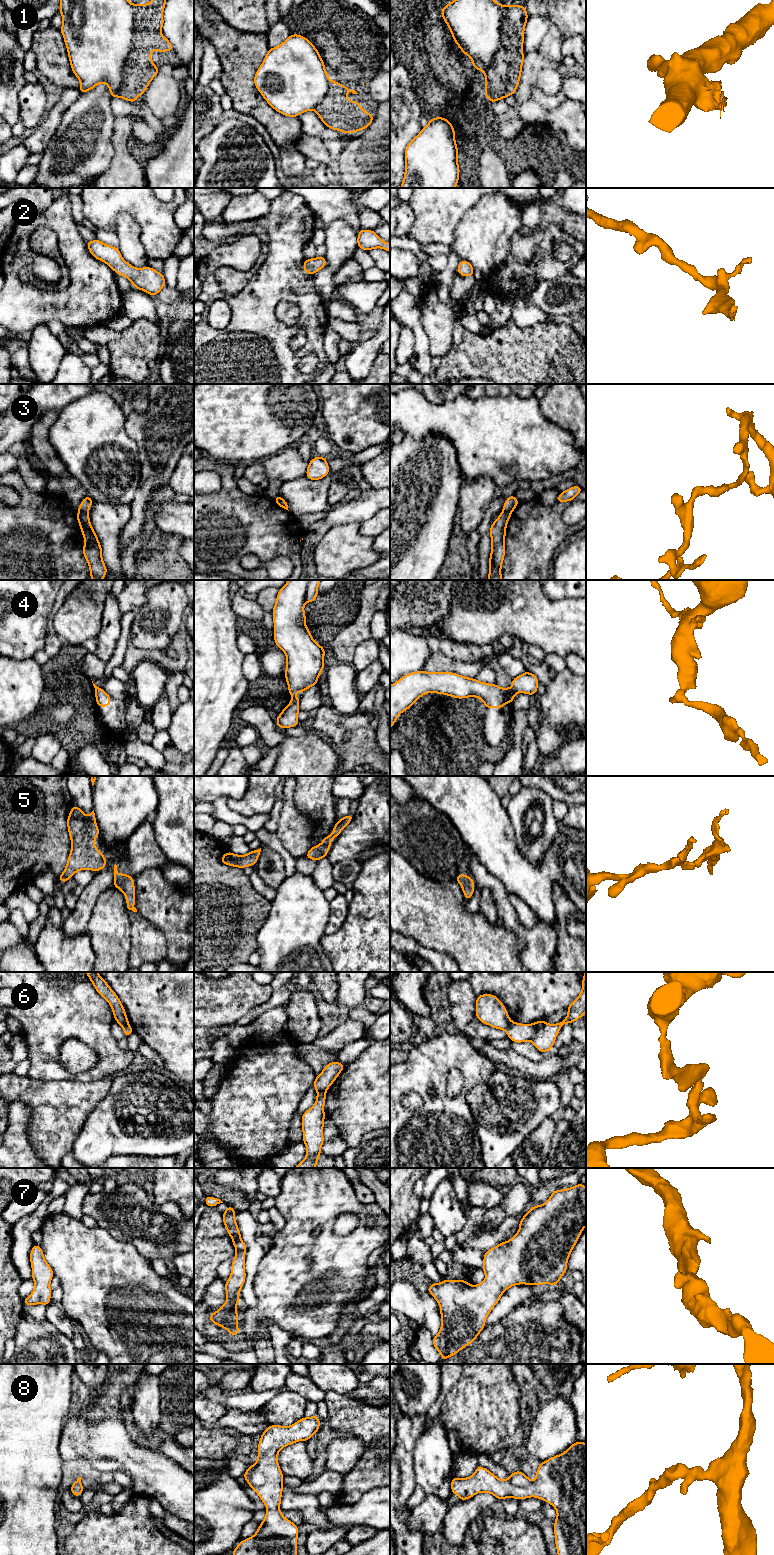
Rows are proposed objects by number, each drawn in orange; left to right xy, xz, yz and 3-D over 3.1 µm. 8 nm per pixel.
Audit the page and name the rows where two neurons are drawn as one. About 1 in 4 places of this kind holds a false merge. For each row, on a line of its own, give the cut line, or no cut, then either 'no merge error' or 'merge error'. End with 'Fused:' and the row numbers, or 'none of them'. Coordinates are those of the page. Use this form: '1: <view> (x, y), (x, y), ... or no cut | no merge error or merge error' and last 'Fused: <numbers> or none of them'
1: xy (131, 4), (133, 44), (125, 61), (116, 96) | merge error
2: no cut | no merge error
3: xy (78, 511), (87, 514) | merge error
4: xz (291, 701), (297, 703) | merge error
5: no cut | no merge error
6: xz (325, 1089), (317, 1091) | merge error
7: no cut | no merge error
8: no cut | no merge error
Fused: 1, 3, 4, 6

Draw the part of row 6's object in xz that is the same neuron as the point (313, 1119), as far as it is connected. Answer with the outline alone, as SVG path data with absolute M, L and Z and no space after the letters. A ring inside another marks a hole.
M326 1090L317 1091L315 1104L302 1114L302 1141L307 1148L307 1153L305 1159L294 1168L315 1168L317 1166L321 1147L324 1143L326 1093Z

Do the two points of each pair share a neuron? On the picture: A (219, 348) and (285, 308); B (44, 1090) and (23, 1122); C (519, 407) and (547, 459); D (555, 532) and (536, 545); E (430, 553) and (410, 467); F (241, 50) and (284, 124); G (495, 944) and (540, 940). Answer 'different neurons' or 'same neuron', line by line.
A: different neurons
B: different neurons
C: same neuron
D: same neuron
E: same neuron
F: same neuron
G: different neurons

